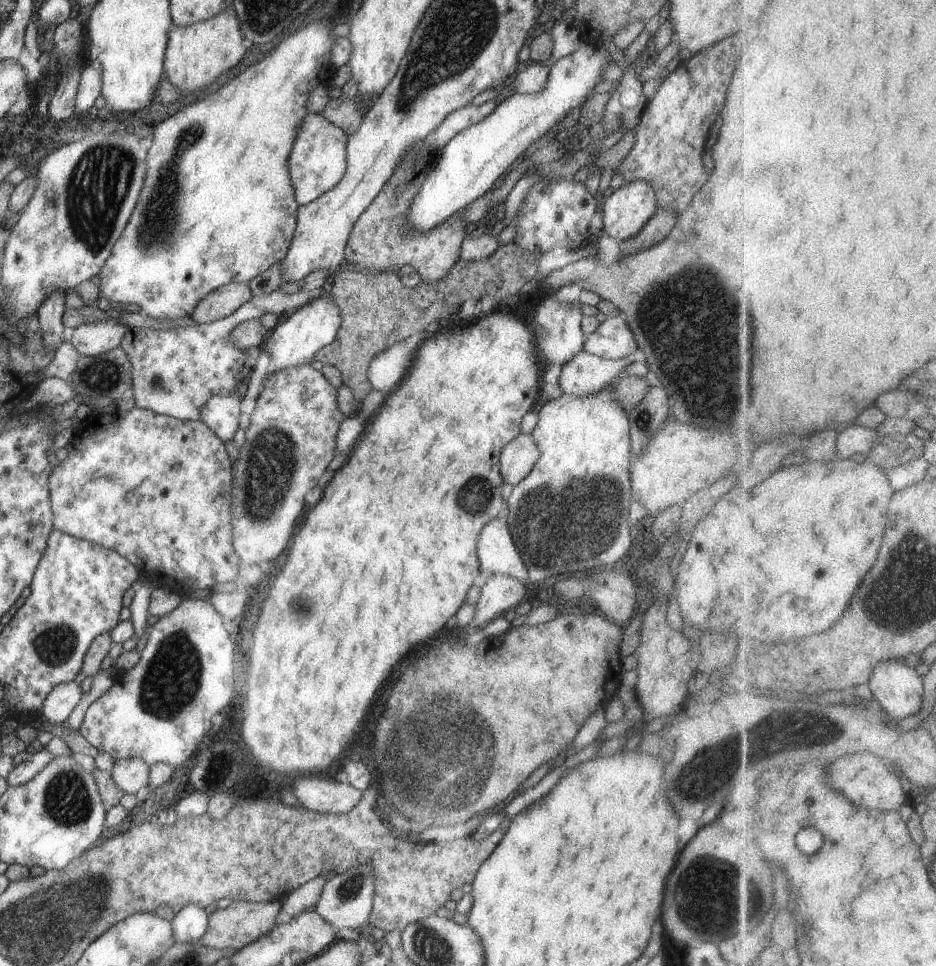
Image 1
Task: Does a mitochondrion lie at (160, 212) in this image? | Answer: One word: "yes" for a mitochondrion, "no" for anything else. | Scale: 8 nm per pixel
yes

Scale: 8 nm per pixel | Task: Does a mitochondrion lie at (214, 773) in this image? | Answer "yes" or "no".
no

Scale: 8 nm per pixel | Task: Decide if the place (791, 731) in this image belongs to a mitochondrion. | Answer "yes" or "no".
yes

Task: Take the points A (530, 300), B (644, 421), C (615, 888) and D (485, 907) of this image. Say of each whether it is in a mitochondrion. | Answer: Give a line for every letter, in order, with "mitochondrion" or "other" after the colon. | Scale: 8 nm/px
A: other
B: mitochondrion
C: other
D: other

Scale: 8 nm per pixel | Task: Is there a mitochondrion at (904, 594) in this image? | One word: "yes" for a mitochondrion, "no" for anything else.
yes

